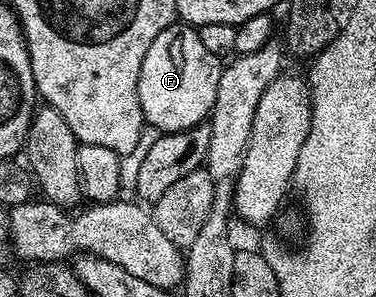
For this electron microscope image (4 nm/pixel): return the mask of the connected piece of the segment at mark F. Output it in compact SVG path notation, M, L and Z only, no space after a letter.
M185 22L169 24L148 46L140 66L138 97L142 118L147 125L159 128L159 133L182 132L194 128L211 115L216 102L216 90L222 77L223 61L200 42L198 28Z

